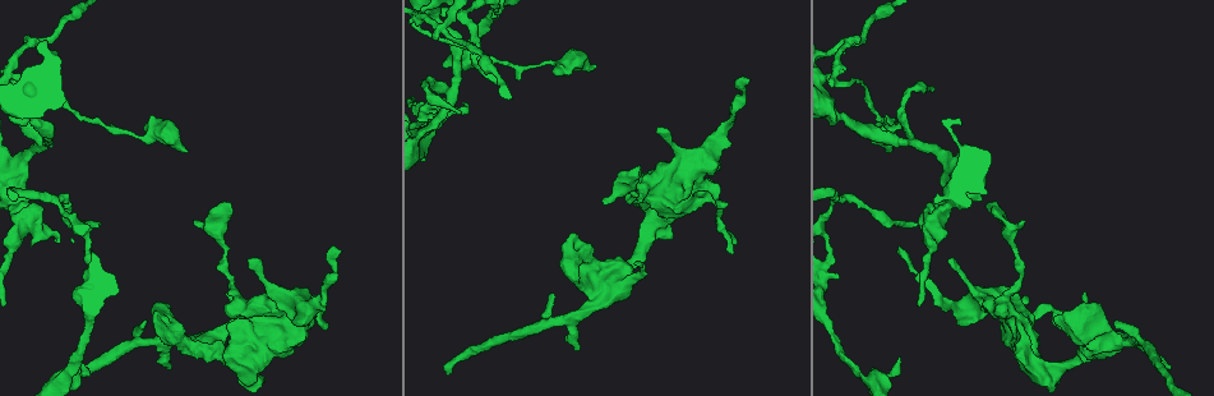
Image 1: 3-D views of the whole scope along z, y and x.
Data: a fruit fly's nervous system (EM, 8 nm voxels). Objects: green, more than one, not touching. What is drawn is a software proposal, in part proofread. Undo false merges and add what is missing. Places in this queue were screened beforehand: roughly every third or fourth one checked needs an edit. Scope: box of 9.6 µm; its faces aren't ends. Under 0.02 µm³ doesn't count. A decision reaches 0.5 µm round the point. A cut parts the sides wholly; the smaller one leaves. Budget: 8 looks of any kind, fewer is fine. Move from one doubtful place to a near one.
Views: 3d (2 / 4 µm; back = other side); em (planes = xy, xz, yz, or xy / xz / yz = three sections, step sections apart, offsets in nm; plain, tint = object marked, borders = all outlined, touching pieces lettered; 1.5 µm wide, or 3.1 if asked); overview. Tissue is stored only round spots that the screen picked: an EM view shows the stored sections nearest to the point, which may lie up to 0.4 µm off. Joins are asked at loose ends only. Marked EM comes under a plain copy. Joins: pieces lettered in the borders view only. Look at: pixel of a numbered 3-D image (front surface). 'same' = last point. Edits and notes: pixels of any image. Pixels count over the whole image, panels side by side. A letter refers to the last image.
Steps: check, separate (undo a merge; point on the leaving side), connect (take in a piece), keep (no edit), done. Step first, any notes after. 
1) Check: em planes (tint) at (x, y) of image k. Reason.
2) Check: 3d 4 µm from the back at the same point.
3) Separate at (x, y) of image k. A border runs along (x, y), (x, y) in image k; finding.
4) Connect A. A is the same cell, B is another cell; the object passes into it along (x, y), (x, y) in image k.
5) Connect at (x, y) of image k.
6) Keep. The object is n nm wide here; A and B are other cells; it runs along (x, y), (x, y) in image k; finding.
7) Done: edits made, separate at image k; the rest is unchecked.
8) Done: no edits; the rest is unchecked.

Check: 3d 4 µm at (838, 277) of image 1. Thick end.

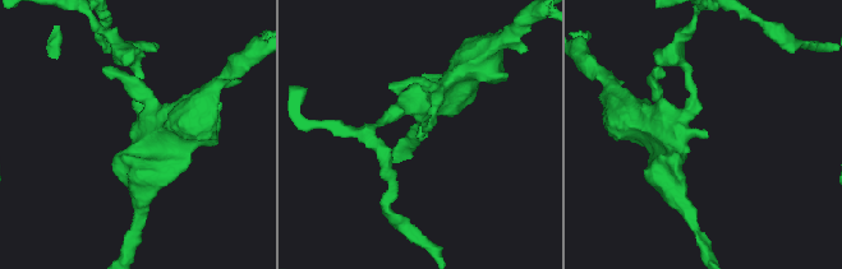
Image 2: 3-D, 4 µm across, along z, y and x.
Check: em planes (borders) at (706, 136) of image 2. Shape alone is not enough.

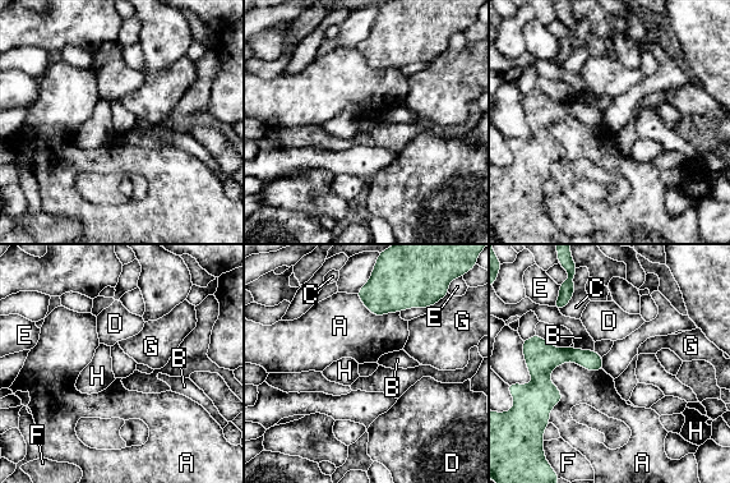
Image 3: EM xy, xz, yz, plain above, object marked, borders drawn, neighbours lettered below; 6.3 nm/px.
Keep. A, B, C, D, E, F, G and H are other cells; a border runs along (603, 369), (557, 366), (549, 422) in image 3; none of them fits.

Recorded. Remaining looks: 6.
Check: 3d 2 µm at (899, 356) of image 1. Thin end.

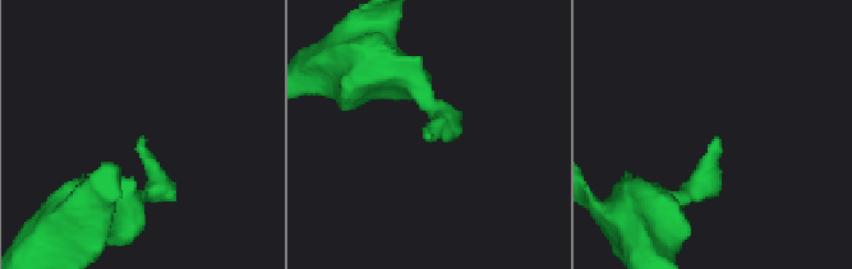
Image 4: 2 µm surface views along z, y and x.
Check: em yz step 8 (tint) at (716, 138) of image 4. Now the EM.

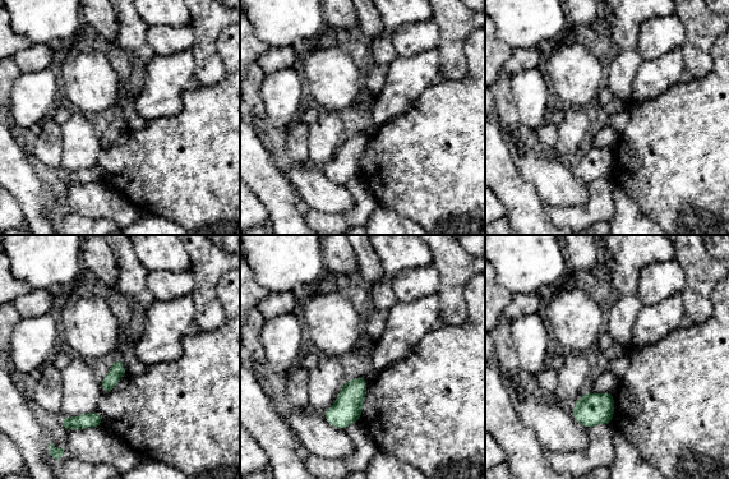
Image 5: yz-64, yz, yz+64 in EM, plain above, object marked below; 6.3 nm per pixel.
Check: em planes (borders) at the same point. Cut it another way.

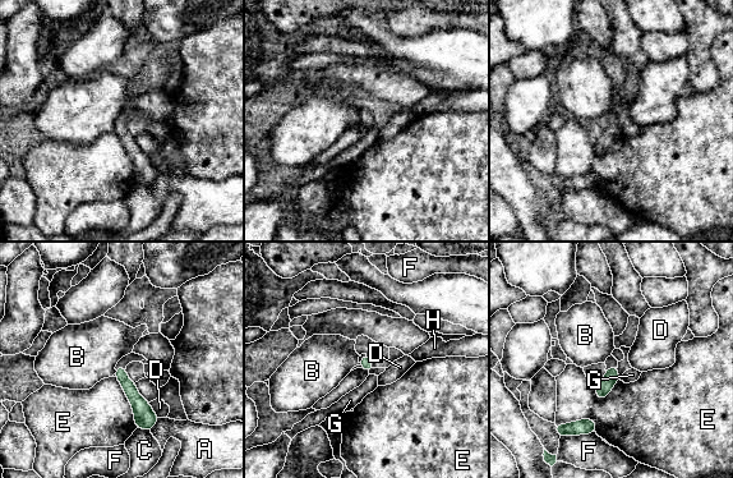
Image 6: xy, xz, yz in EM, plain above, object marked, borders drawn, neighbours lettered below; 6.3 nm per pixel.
Keep. A, B, C, D, E, F, G and H are other cells; a border runs along (114, 370), (115, 373) in image 6; none of them fits.

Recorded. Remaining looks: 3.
Check: em planes (borders) at (900, 248) of image 1. Branch stops here.

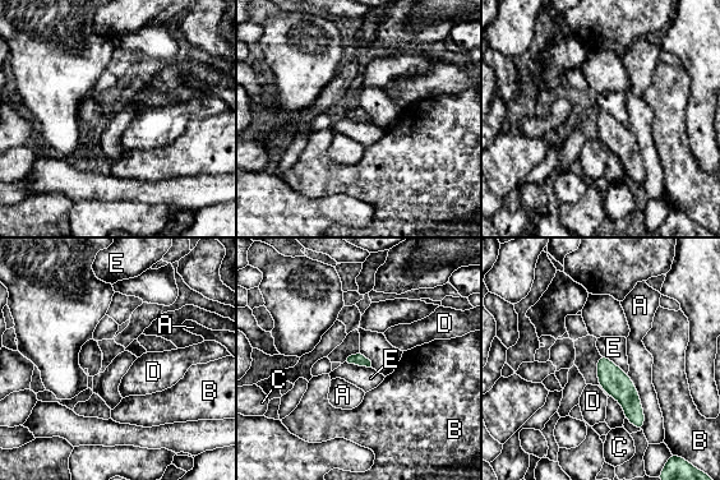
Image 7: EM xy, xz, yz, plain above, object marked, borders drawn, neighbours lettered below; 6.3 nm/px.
Keep. A, B, C, D and E are other cells; a border runs along (600, 354), (609, 358), (627, 374) in image 7; no lettered piece goes on from it.

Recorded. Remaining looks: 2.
Done: no edits; the rest is unchecked.

